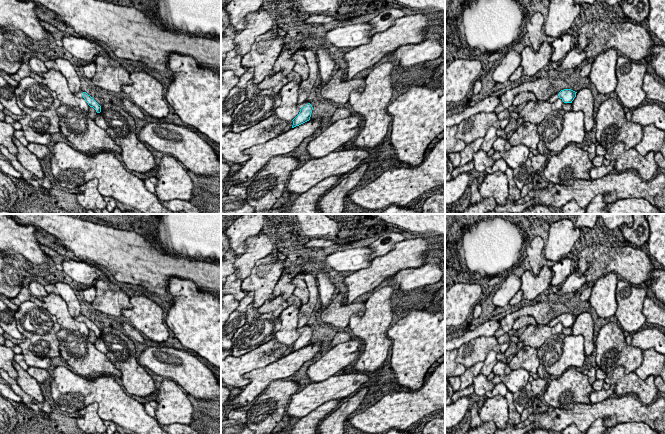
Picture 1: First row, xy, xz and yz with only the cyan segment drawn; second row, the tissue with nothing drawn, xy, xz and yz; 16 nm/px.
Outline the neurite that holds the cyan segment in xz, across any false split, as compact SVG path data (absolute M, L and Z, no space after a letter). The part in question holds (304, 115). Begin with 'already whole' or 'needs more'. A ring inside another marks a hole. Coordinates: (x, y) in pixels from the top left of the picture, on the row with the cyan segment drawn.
needs more; M305 101L301 104L297 105L297 108L300 110L299 114L292 120L293 125L292 128L299 126L307 121L310 120L311 113L313 110L312 105L309 103L309 101Z

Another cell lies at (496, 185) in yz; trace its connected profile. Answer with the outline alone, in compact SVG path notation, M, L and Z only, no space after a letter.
M501 171L488 174L479 184L478 190L482 198L489 200L490 197L493 197L498 205L504 206L509 195L508 178Z

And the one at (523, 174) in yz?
M530 152L529 157L525 163L513 170L514 182L516 186L522 190L523 186L532 181L534 170L531 164L531 157L533 153Z

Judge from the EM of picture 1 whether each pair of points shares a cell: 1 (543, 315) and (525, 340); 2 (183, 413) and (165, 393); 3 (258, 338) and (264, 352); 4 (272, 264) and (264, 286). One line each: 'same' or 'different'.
1: different
2: same
3: different
4: same

